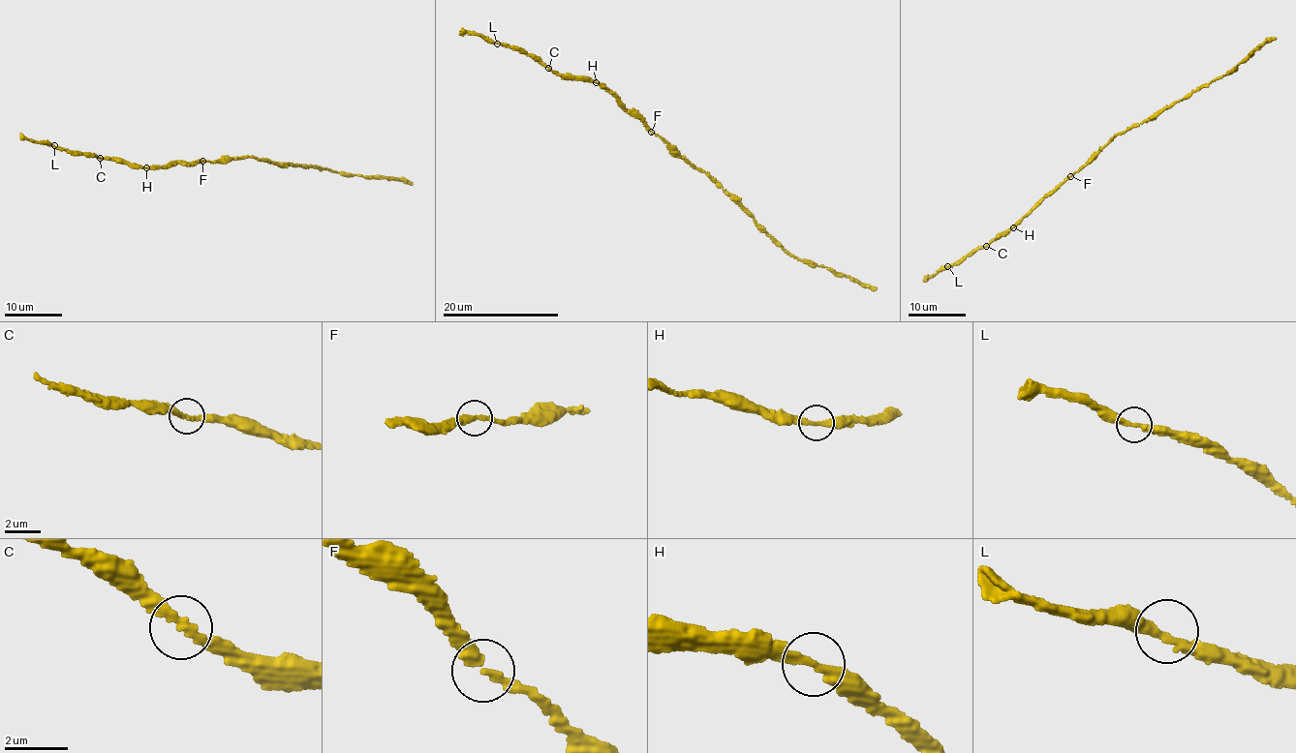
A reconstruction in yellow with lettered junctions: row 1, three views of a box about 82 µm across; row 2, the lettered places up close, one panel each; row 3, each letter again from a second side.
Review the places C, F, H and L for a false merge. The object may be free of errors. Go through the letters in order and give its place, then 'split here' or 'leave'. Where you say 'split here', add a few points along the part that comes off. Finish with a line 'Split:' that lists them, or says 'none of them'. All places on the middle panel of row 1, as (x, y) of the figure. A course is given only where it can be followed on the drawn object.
C: at (548, 68); leave
F: at (651, 132); leave
H: at (596, 82); leave
L: at (497, 44); leave
Split: none of them

